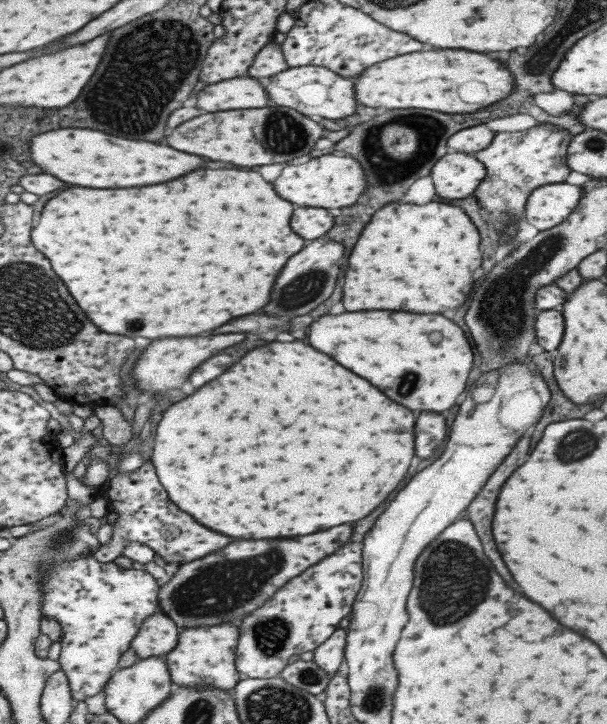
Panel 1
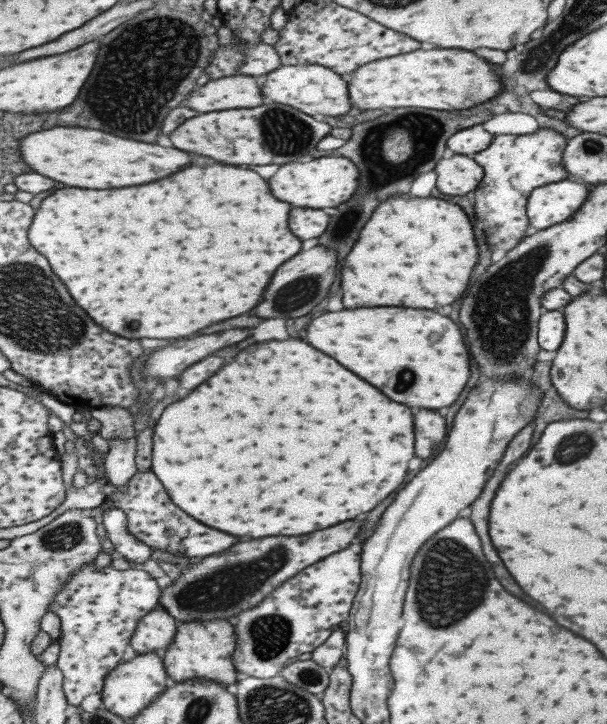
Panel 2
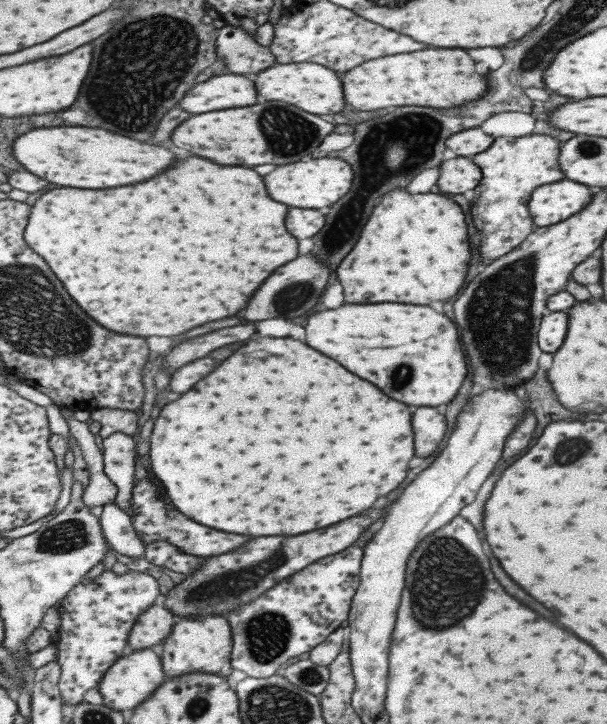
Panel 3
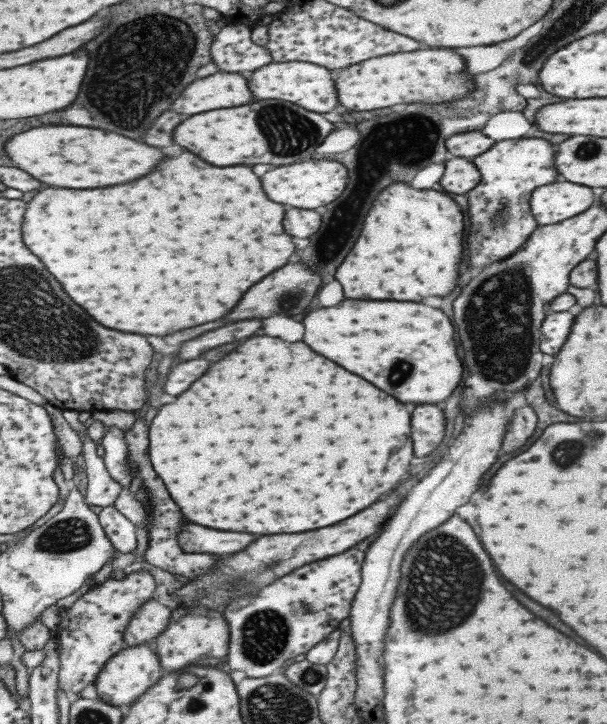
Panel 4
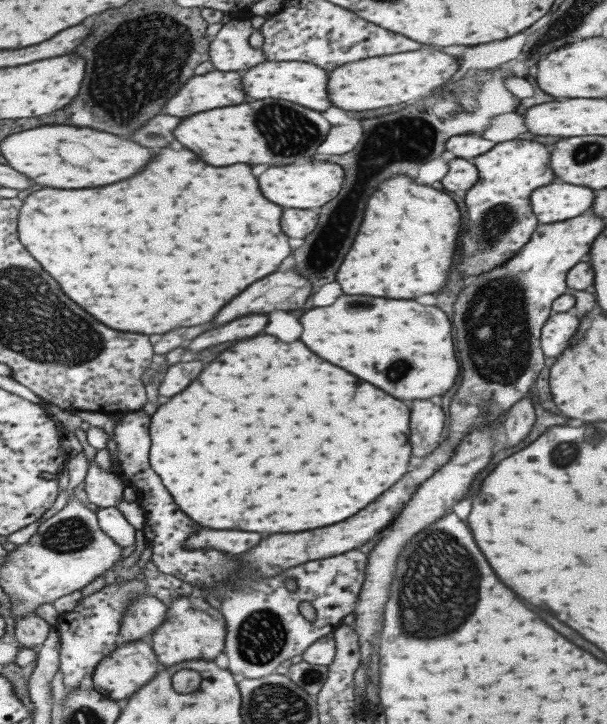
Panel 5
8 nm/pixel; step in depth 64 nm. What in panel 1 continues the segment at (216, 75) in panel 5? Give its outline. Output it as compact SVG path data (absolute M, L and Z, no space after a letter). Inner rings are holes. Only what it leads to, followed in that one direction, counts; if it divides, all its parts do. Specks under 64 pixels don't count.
M233 78L207 86L199 94L199 108L209 112L237 110L237 108L265 108L269 106L269 90L265 90L265 80L255 78Z

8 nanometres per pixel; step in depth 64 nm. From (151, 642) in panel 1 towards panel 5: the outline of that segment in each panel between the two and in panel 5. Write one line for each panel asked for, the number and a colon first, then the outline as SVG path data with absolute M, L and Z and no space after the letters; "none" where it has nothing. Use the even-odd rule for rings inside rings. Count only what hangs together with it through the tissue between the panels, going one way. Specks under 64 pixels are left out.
2: M165 608L155 610L147 618L143 618L141 628L133 638L133 648L139 656L155 654L157 650L169 650L175 644L179 634L179 622Z
3: M155 604L147 614L143 614L137 622L137 628L131 634L129 648L131 650L149 650L157 644L165 644L169 636L179 626L177 616L165 608L163 604Z
4: M155 598L145 604L145 608L133 618L133 626L125 632L125 640L129 648L147 646L153 640L159 640L169 626L173 624L175 610L157 602Z
5: M145 596L135 602L133 608L129 608L129 614L125 618L125 630L121 630L121 636L125 638L125 644L141 642L145 636L153 636L161 626L165 626L165 620L169 620L171 606L165 604L161 598Z

